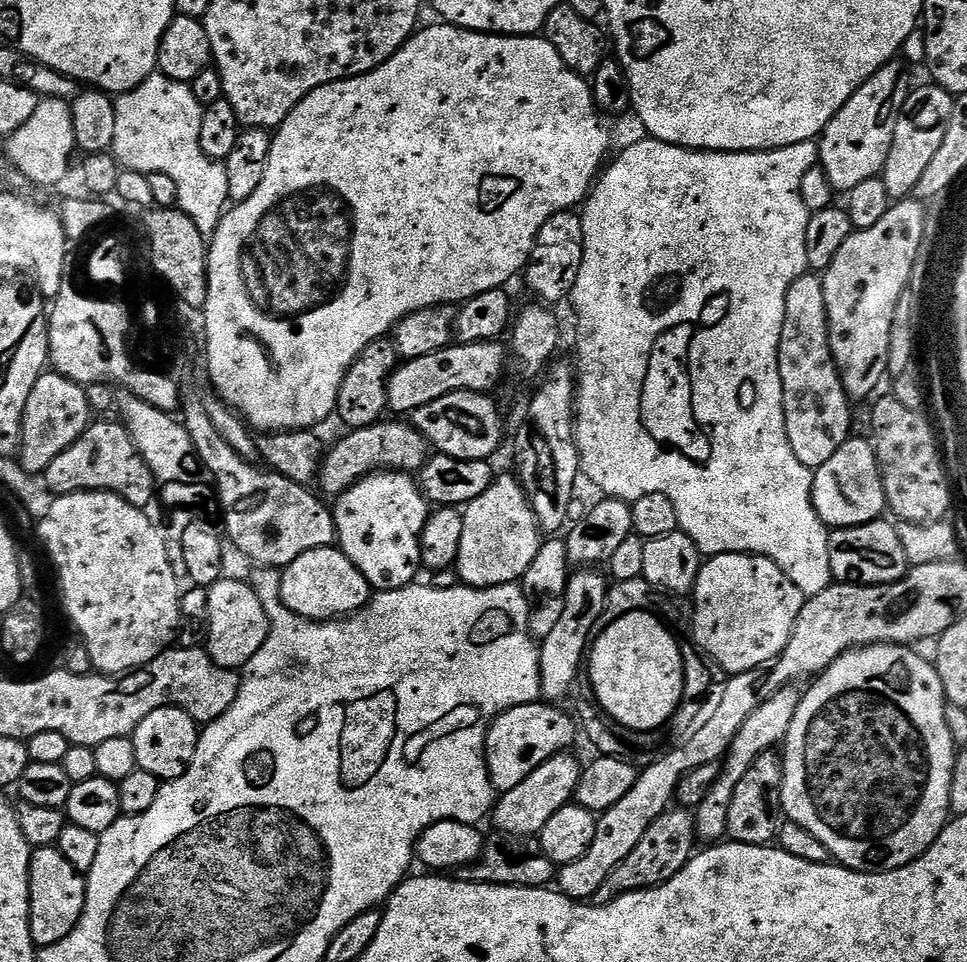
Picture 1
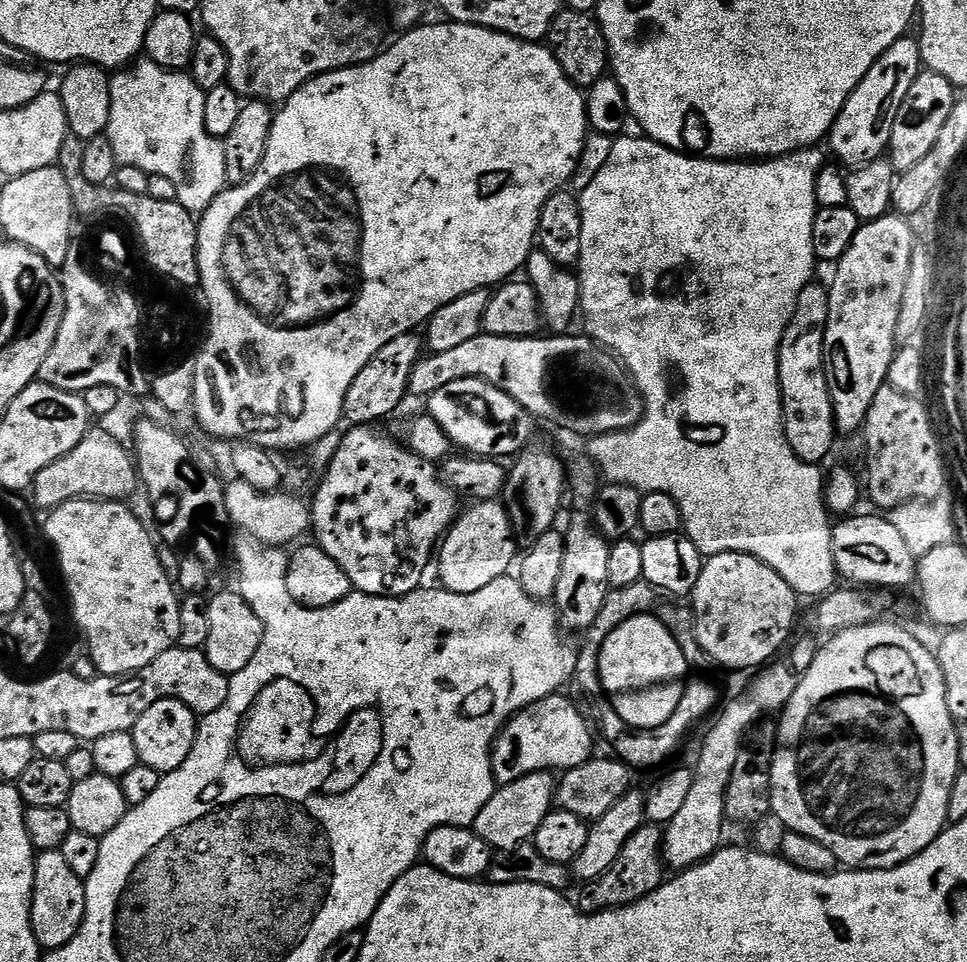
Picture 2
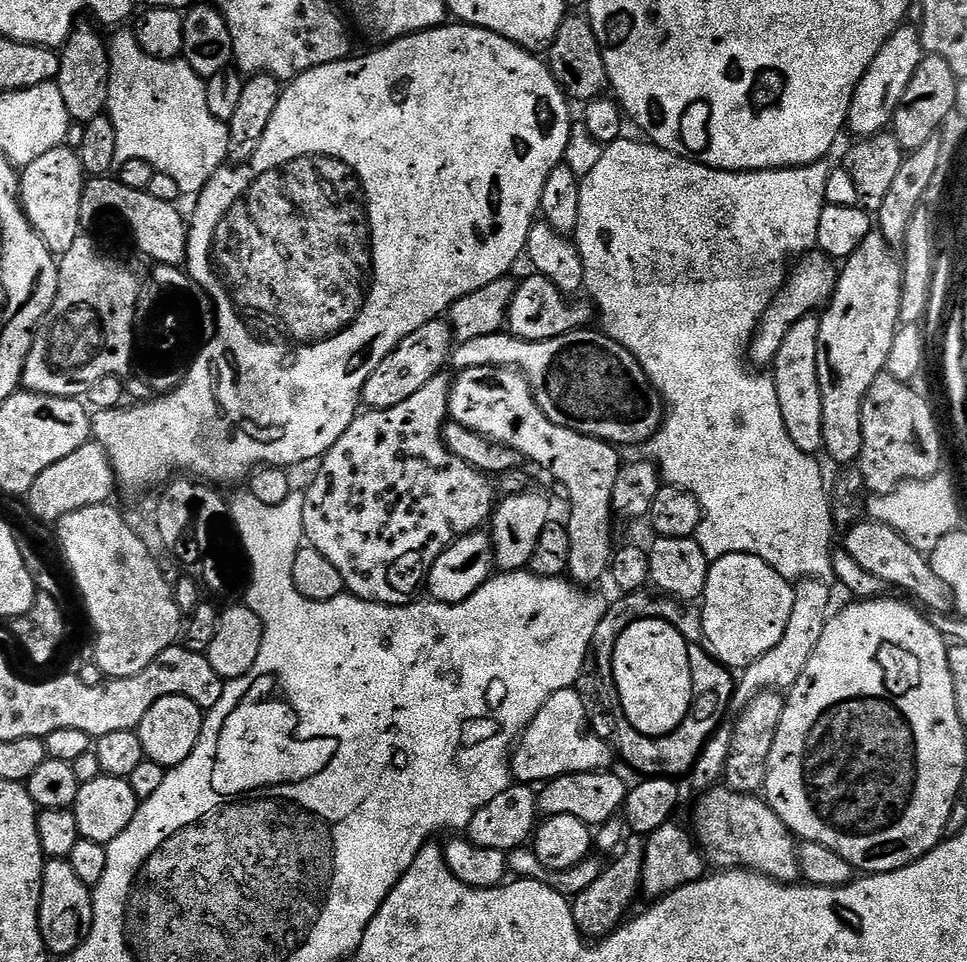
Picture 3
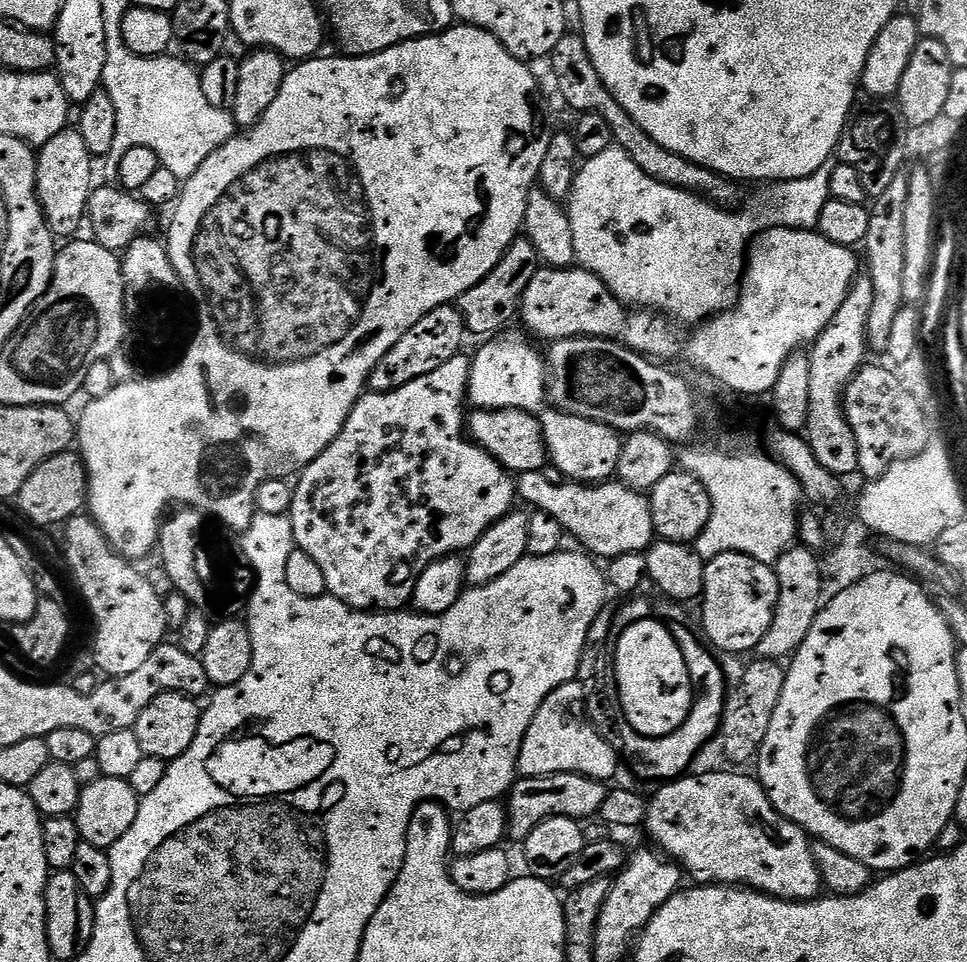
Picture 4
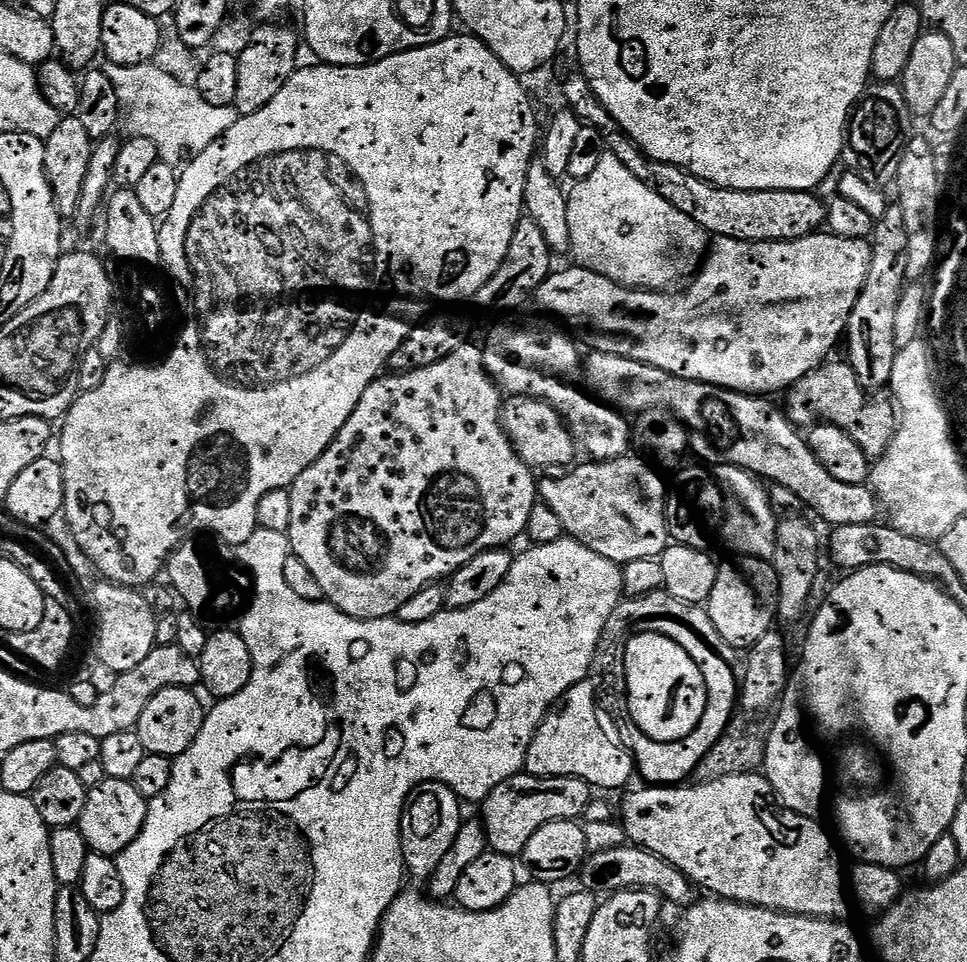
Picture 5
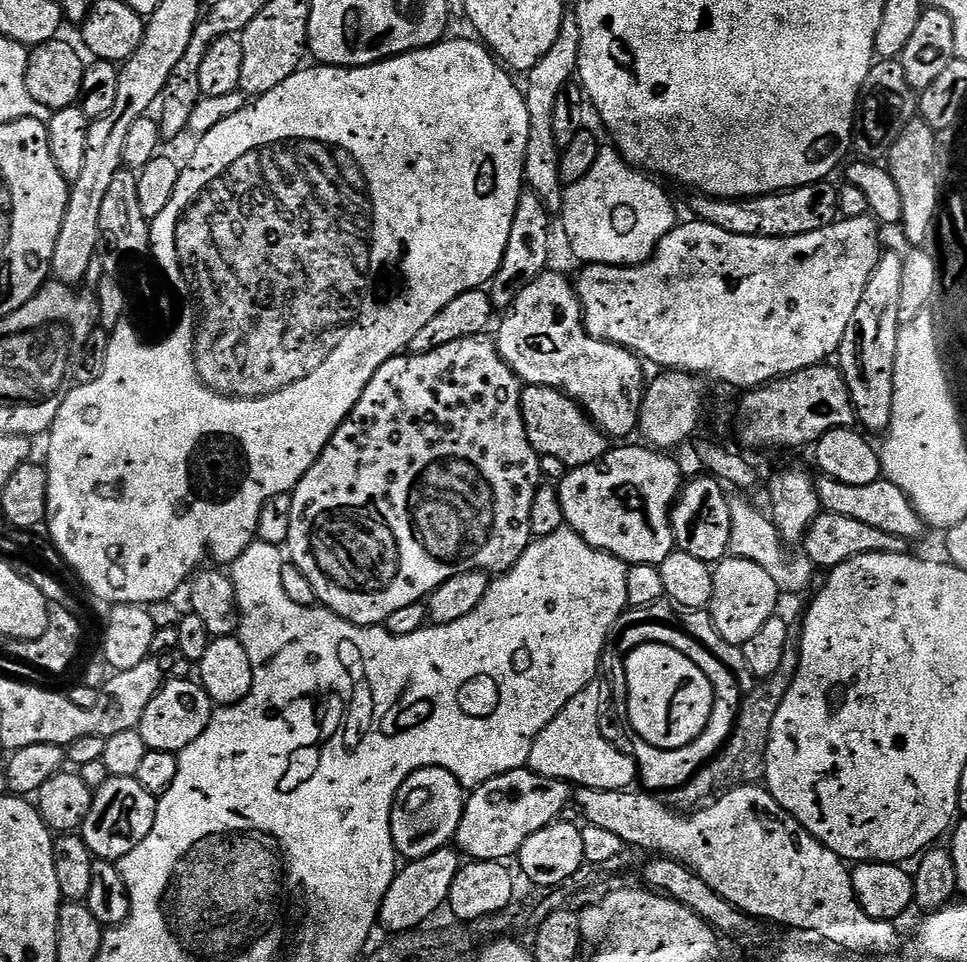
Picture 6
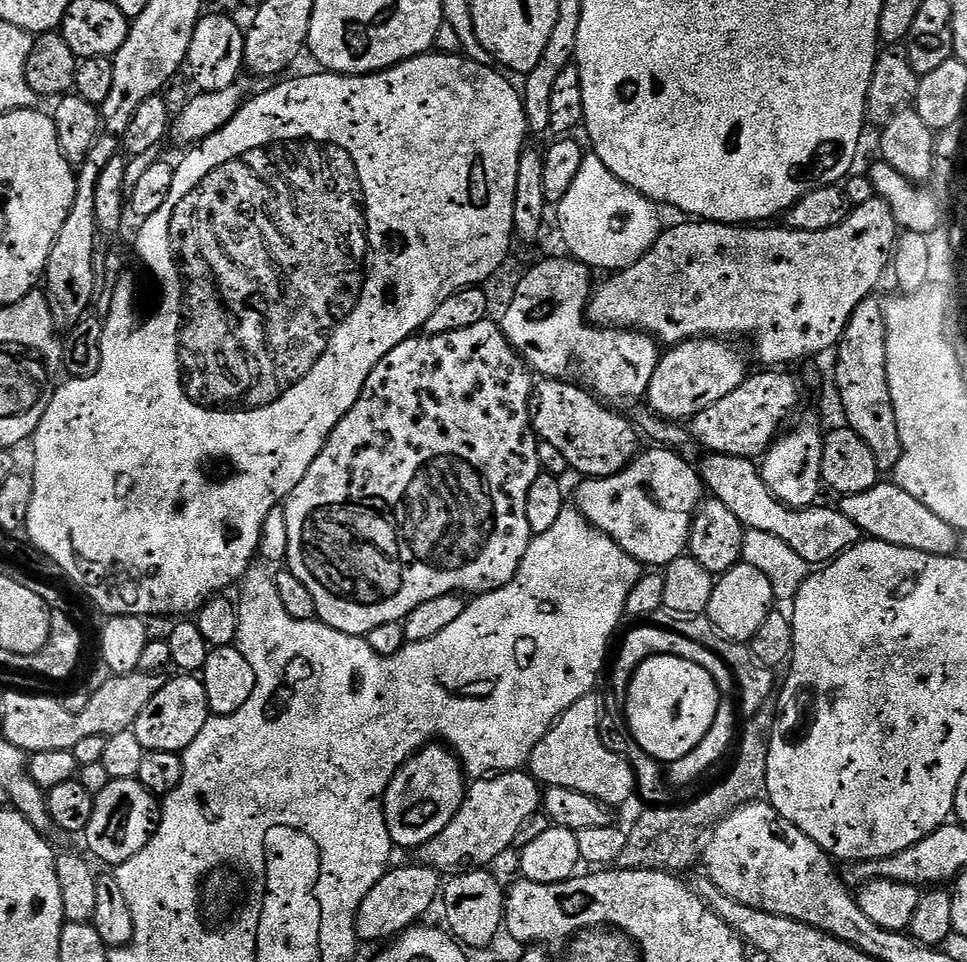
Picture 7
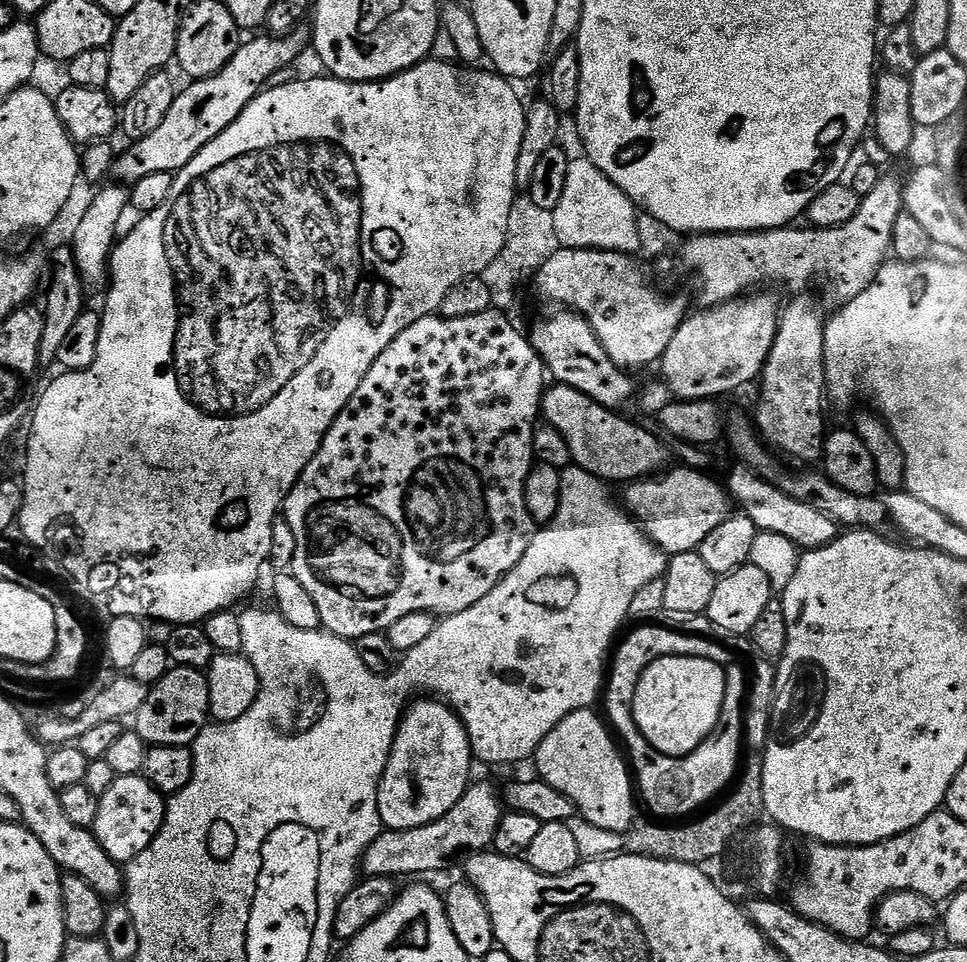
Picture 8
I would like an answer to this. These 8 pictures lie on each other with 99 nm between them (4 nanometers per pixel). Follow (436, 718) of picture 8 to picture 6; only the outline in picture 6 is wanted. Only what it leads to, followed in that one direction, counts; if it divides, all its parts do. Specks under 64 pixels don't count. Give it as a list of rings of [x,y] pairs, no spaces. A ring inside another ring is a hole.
[[[423,768],[402,786],[392,804],[392,841],[397,853],[405,861],[421,860],[434,854],[439,848],[449,847],[458,830],[458,822],[464,813],[465,789],[460,787],[458,778],[445,768]]]

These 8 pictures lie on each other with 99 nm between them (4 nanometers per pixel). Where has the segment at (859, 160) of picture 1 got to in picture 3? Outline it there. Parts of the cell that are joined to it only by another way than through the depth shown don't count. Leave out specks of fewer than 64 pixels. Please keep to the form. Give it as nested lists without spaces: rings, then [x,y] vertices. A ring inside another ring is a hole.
[[[915,27],[897,28],[896,33],[884,43],[882,50],[878,50],[872,65],[860,79],[860,84],[852,96],[846,128],[849,133],[853,132],[853,137],[876,136],[891,125],[894,114],[902,102],[902,94],[906,94],[906,86],[910,86],[910,78],[914,78],[914,70],[918,70],[925,55],[920,33]]]

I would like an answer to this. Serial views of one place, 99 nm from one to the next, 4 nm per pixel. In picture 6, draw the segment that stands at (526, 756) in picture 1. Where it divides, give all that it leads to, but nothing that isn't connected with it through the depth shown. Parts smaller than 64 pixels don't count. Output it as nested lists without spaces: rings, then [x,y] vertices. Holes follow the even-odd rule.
[[[593,682],[578,690],[578,694],[574,694],[574,698],[570,698],[570,702],[558,710],[554,722],[550,722],[550,726],[538,734],[530,750],[527,767],[546,778],[565,780],[570,786],[619,792],[631,789],[638,780],[636,762],[627,751],[619,752],[600,733],[600,716],[600,686]]]

